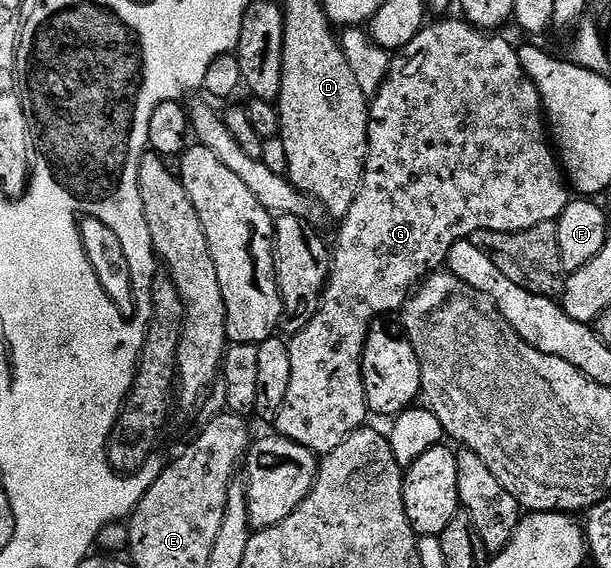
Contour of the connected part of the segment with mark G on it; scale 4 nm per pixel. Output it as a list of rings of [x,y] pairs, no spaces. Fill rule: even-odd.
[[[453,16],[445,17],[443,20],[436,20],[436,23],[425,25],[418,32],[418,36],[414,36],[414,40],[410,40],[410,44],[406,44],[399,50],[399,52],[391,59],[388,67],[388,75],[386,80],[381,84],[380,90],[371,99],[368,107],[368,155],[366,156],[366,164],[364,165],[364,179],[360,185],[360,191],[358,196],[354,200],[354,204],[350,208],[350,212],[339,223],[340,226],[340,239],[337,240],[336,246],[334,242],[334,253],[331,255],[332,268],[328,271],[328,284],[324,288],[324,296],[320,299],[320,307],[318,312],[314,316],[314,320],[310,320],[310,324],[306,324],[306,328],[302,328],[302,332],[291,335],[288,347],[290,348],[290,388],[286,392],[286,401],[282,404],[282,412],[278,412],[274,423],[275,433],[283,436],[283,438],[289,438],[294,440],[294,444],[302,444],[302,448],[310,448],[317,456],[323,456],[334,452],[334,448],[338,448],[338,444],[342,444],[342,440],[346,440],[354,433],[355,430],[361,429],[365,425],[364,422],[367,418],[370,418],[370,411],[368,409],[368,393],[364,387],[364,373],[362,372],[362,364],[364,363],[364,345],[368,339],[368,328],[373,322],[383,319],[385,316],[392,316],[395,312],[403,311],[410,295],[423,283],[424,279],[429,274],[439,271],[441,267],[448,261],[448,253],[450,248],[454,248],[456,242],[463,242],[471,239],[472,235],[478,233],[479,230],[493,230],[494,232],[514,232],[515,230],[529,230],[534,228],[538,224],[543,222],[555,222],[560,217],[560,213],[566,209],[570,201],[570,186],[566,181],[566,175],[562,169],[561,163],[558,161],[558,154],[551,145],[550,134],[546,129],[546,117],[545,106],[538,88],[533,84],[530,76],[522,68],[522,63],[519,60],[519,52],[515,45],[511,46],[504,38],[499,38],[499,33],[489,32],[487,30],[480,30],[477,26],[473,26],[471,22],[467,20],[461,20],[459,17],[452,18]]]

